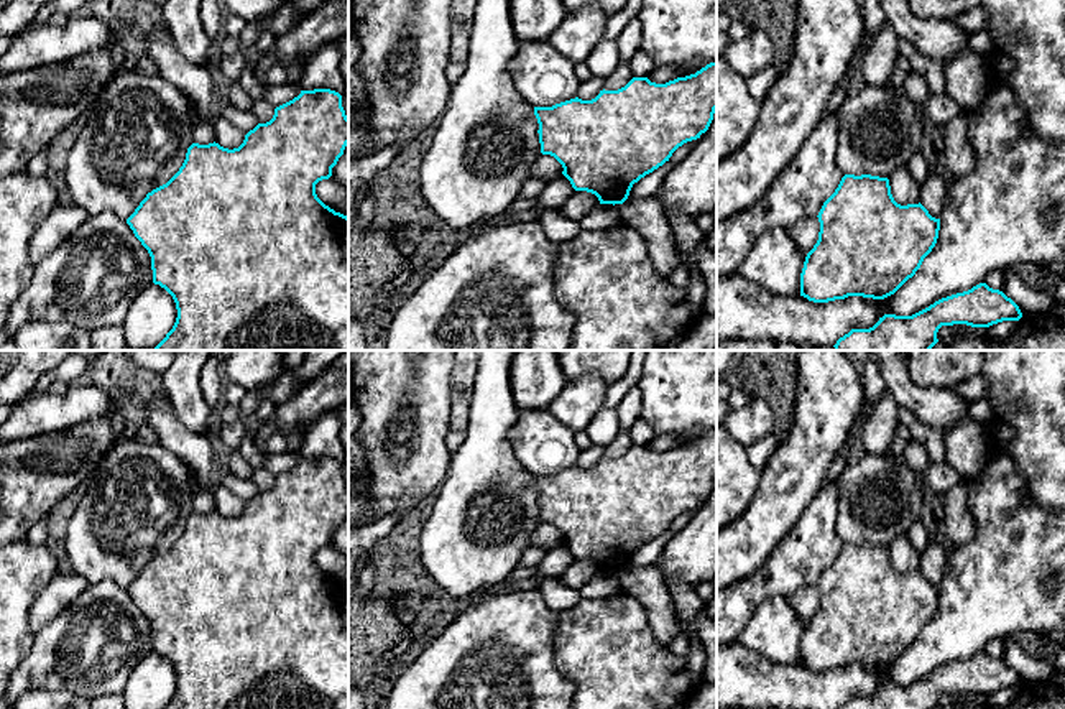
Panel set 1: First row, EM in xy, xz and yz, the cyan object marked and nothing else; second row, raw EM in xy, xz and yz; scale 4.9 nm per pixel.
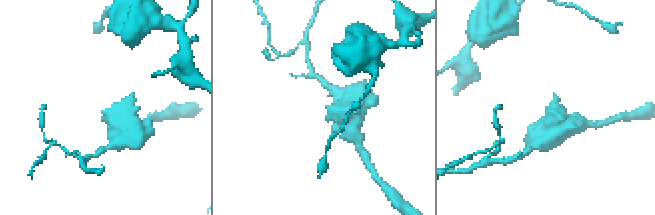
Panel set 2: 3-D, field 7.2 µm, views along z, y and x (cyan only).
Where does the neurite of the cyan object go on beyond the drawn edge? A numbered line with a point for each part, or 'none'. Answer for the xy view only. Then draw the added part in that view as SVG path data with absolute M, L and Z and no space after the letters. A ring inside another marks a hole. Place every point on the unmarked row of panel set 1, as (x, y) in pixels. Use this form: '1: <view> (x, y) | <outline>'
none

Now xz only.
none

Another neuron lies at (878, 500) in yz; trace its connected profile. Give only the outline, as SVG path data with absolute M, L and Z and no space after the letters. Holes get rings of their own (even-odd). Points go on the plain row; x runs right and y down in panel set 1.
M866 452L850 461L837 487L837 533L841 543L888 548L920 520L929 492L922 472L909 467L904 459L894 466L884 452Z

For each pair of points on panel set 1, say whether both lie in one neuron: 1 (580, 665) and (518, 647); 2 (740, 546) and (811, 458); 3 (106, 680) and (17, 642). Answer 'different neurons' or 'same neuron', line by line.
1: different neurons
2: same neuron
3: different neurons

